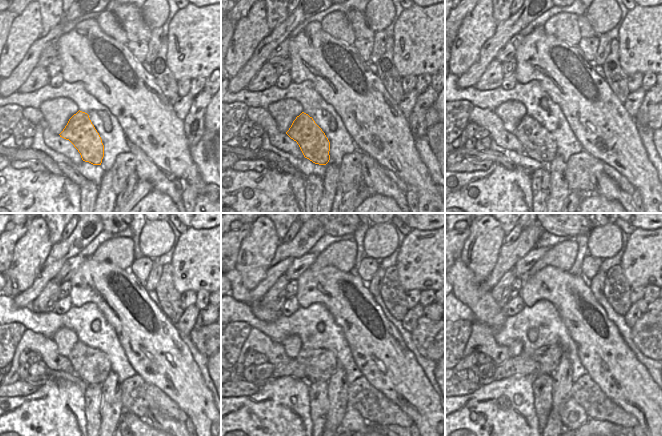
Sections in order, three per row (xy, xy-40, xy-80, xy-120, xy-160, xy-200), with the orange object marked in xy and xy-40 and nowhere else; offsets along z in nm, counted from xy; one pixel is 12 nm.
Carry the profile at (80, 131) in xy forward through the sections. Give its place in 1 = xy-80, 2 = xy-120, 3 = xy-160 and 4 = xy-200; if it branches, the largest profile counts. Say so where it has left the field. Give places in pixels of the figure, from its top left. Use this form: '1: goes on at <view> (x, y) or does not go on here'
1: goes on at xy-80 (538, 143)
2: goes on at xy-120 (92, 365)
3: goes on at xy-160 (320, 364)
4: goes on at xy-200 (547, 357)

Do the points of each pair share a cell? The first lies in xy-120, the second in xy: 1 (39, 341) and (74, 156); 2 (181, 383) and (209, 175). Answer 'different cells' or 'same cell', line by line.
1: same cell
2: different cells

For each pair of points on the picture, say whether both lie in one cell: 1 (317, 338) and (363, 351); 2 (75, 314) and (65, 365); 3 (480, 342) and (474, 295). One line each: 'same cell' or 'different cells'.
1: different cells
2: different cells
3: same cell

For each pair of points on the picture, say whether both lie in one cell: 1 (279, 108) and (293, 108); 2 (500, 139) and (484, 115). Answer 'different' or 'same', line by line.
1: same
2: same

